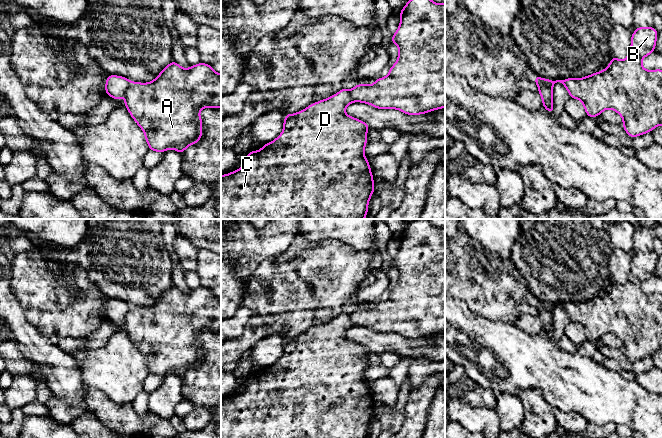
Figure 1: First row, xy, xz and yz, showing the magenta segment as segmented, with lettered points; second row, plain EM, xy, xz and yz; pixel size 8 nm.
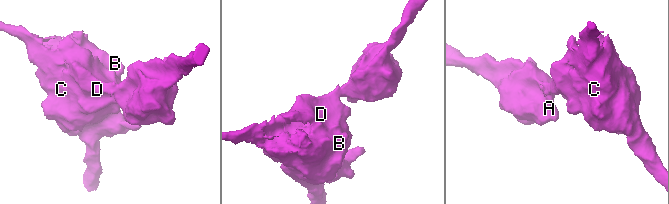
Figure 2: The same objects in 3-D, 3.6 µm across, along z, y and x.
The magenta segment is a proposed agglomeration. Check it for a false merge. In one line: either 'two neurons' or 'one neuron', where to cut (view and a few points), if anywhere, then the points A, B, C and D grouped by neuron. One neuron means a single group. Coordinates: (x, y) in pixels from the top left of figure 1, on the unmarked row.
two neurons; cut in xy along (131, 306), (124, 321); A / B C D

